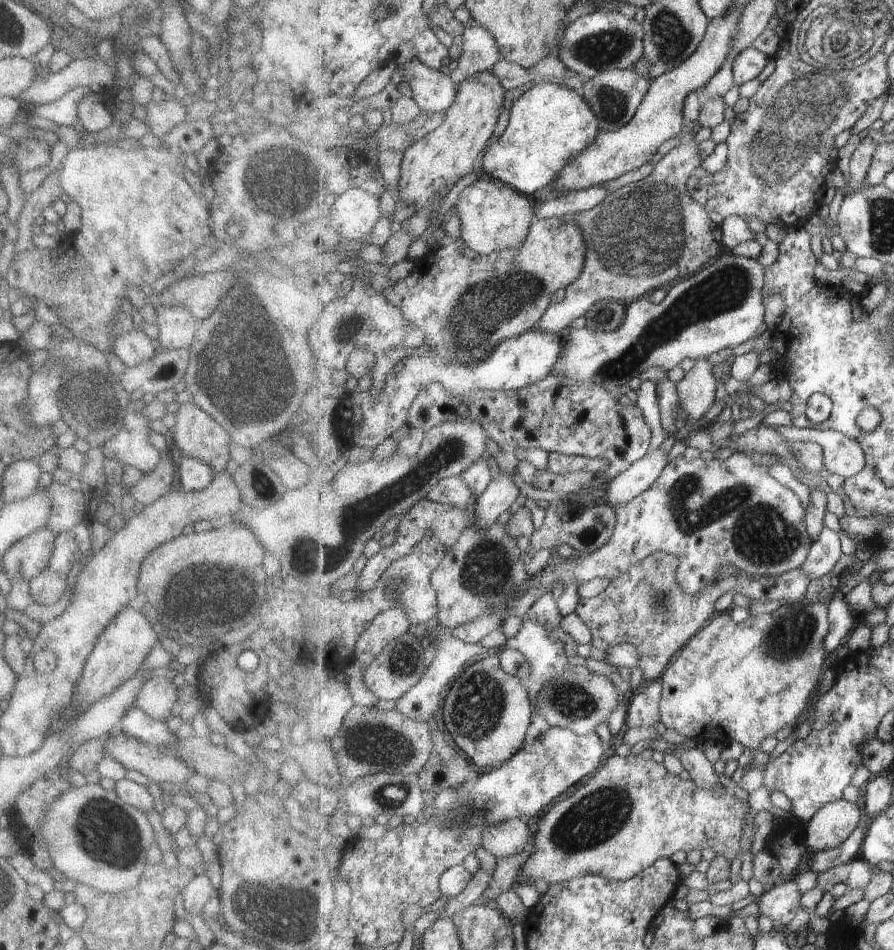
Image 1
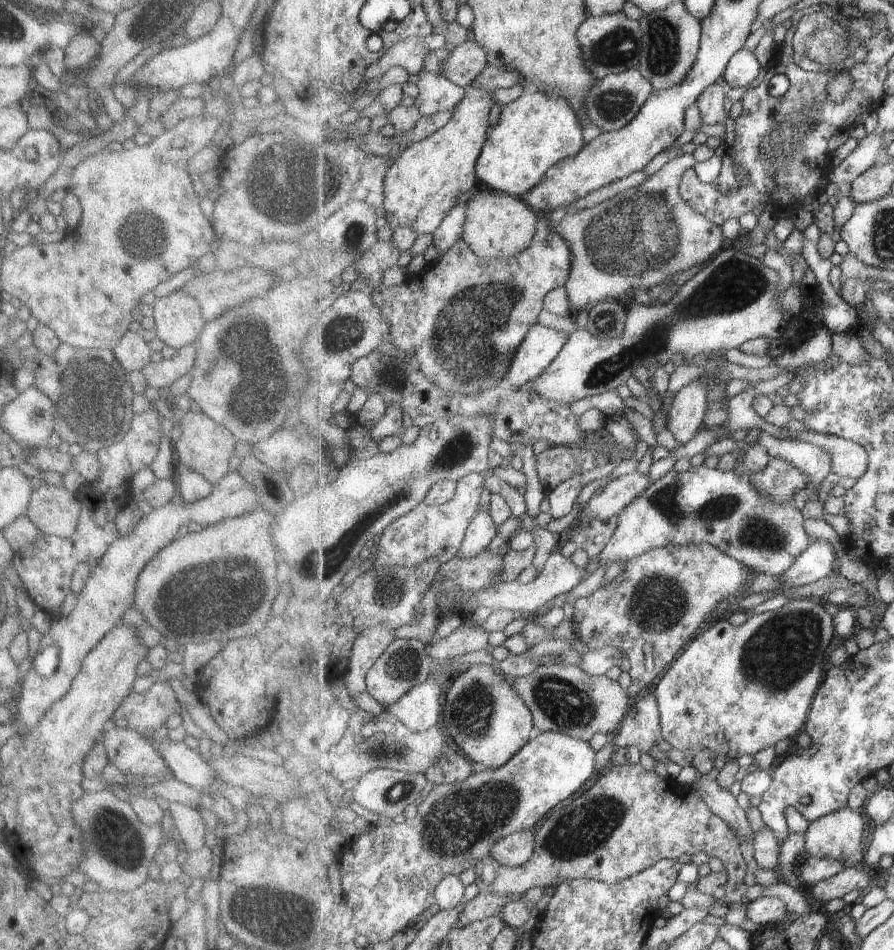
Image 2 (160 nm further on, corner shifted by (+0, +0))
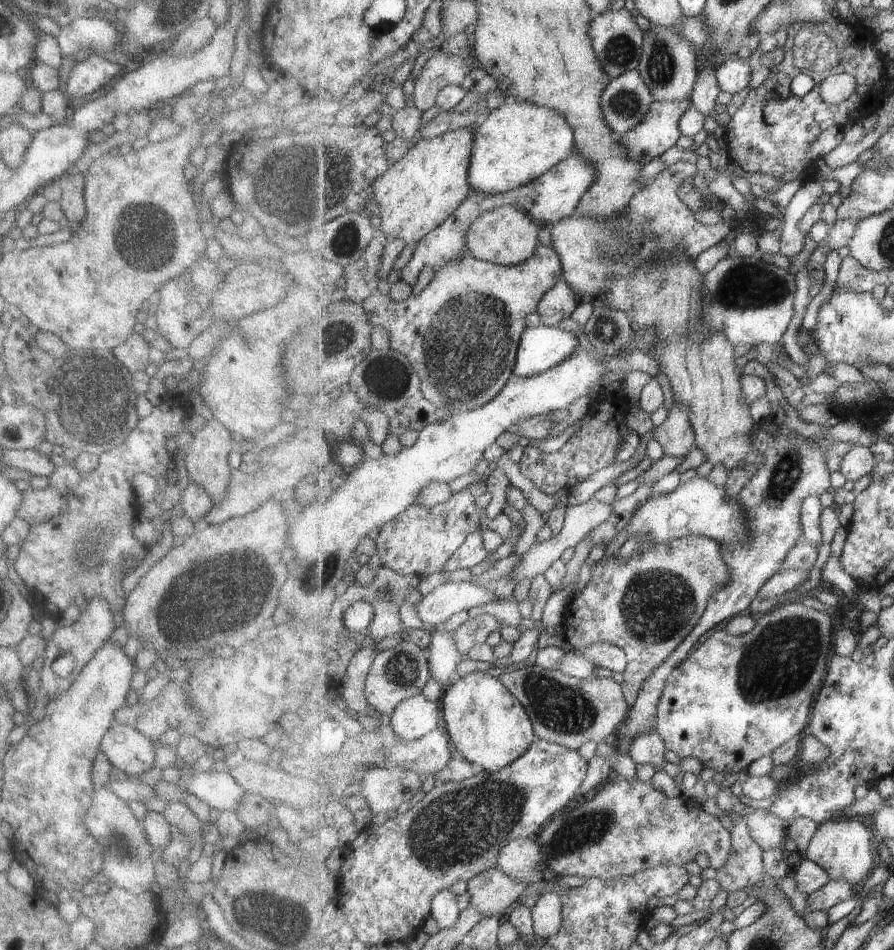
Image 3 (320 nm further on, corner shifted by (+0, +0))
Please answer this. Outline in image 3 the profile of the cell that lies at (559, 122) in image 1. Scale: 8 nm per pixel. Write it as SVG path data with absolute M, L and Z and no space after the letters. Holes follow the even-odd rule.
M511 97L475 128L470 184L485 195L506 193L533 182L575 152L576 132L559 111Z

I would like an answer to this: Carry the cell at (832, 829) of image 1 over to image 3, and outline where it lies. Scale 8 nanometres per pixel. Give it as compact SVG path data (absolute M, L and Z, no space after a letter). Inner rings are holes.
M841 816L839 819L831 819L819 825L805 858L820 864L831 879L849 881L858 889L863 886L875 866L873 843L871 830L867 830L867 826L859 822L859 818L851 819Z

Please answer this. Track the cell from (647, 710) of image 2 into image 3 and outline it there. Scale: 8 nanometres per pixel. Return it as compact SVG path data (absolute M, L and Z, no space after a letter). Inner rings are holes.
M656 730L641 733L632 743L627 744L627 750L637 764L651 764L657 771L663 770L667 762L665 741Z

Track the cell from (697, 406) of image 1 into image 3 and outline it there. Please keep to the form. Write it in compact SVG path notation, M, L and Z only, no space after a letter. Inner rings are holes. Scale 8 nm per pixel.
M673 404L667 419L653 432L665 455L683 459L696 448L696 434L690 421L690 410L685 405Z

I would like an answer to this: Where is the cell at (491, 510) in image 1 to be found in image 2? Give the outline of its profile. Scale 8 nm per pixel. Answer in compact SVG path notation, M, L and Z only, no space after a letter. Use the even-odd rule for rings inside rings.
M480 508L468 528L465 540L458 552L459 556L464 559L475 558L489 548L489 544L493 542L497 534L498 526L491 516L490 508Z

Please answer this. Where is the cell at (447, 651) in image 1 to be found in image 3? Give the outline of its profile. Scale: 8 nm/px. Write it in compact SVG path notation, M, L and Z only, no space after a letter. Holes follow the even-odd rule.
M417 695L404 700L391 715L394 731L406 741L414 741L434 732L443 724L444 712L439 704Z

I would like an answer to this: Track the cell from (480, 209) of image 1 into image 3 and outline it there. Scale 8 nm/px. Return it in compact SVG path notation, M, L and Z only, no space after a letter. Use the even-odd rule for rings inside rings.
M516 206L501 207L484 212L469 228L468 252L475 258L497 263L498 265L515 266L523 264L535 256L540 247L539 226L533 222L533 217Z

